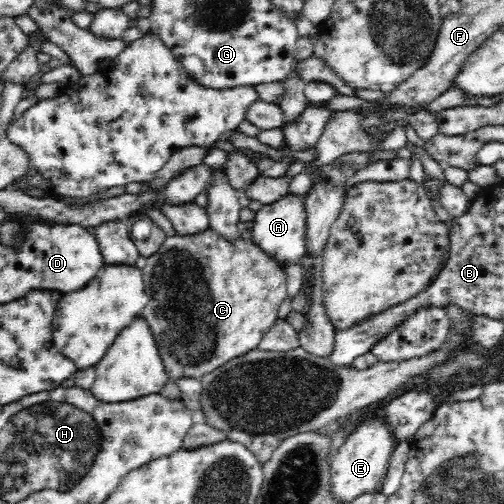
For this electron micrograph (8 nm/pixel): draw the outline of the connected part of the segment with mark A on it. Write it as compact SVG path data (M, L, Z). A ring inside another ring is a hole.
M286 195L277 202L263 205L255 213L254 226L251 228L251 241L262 249L263 254L271 258L275 264L288 265L298 262L306 252L306 213L303 198L296 195Z

